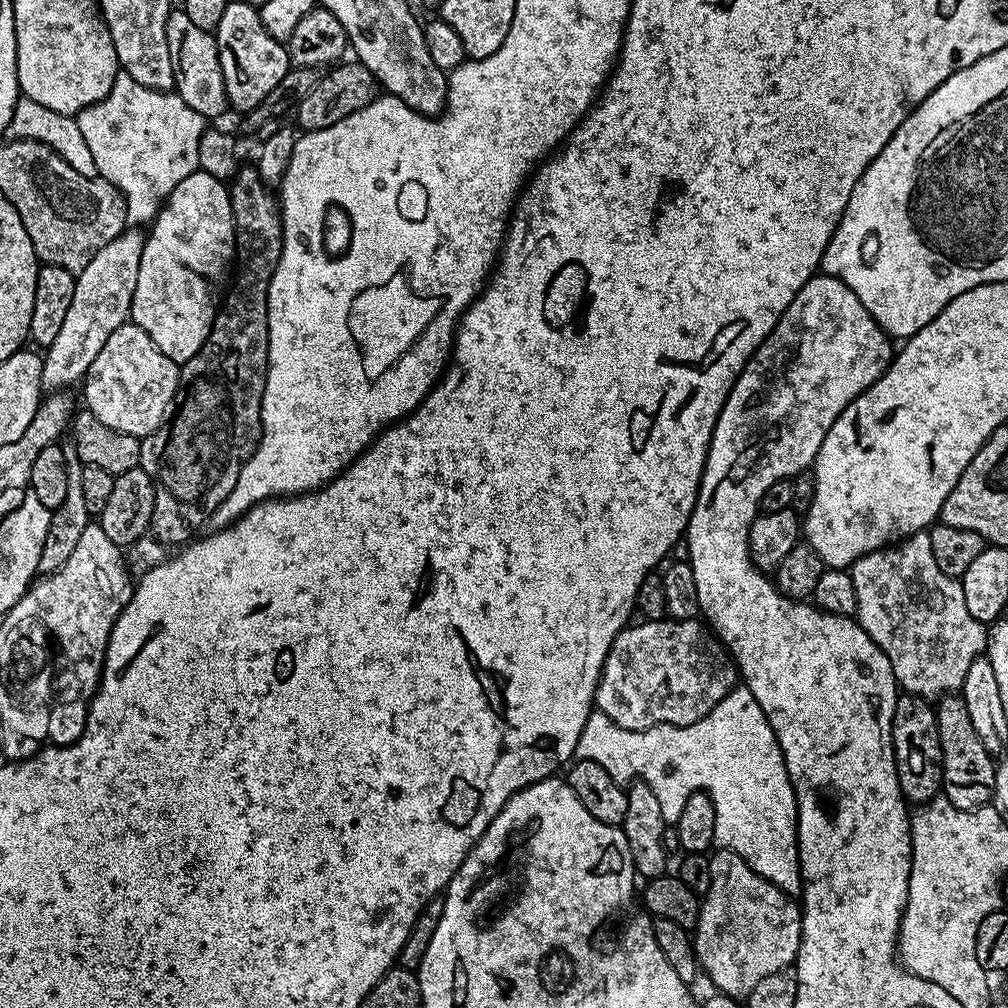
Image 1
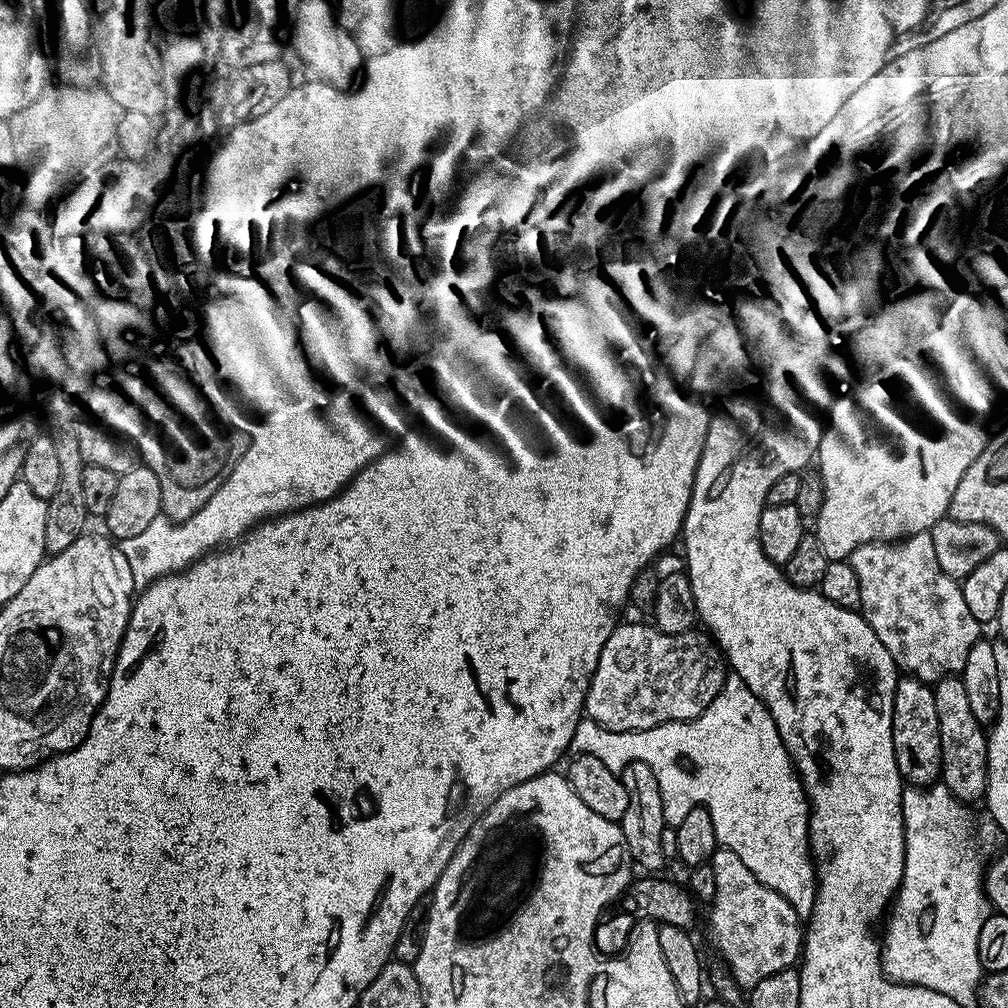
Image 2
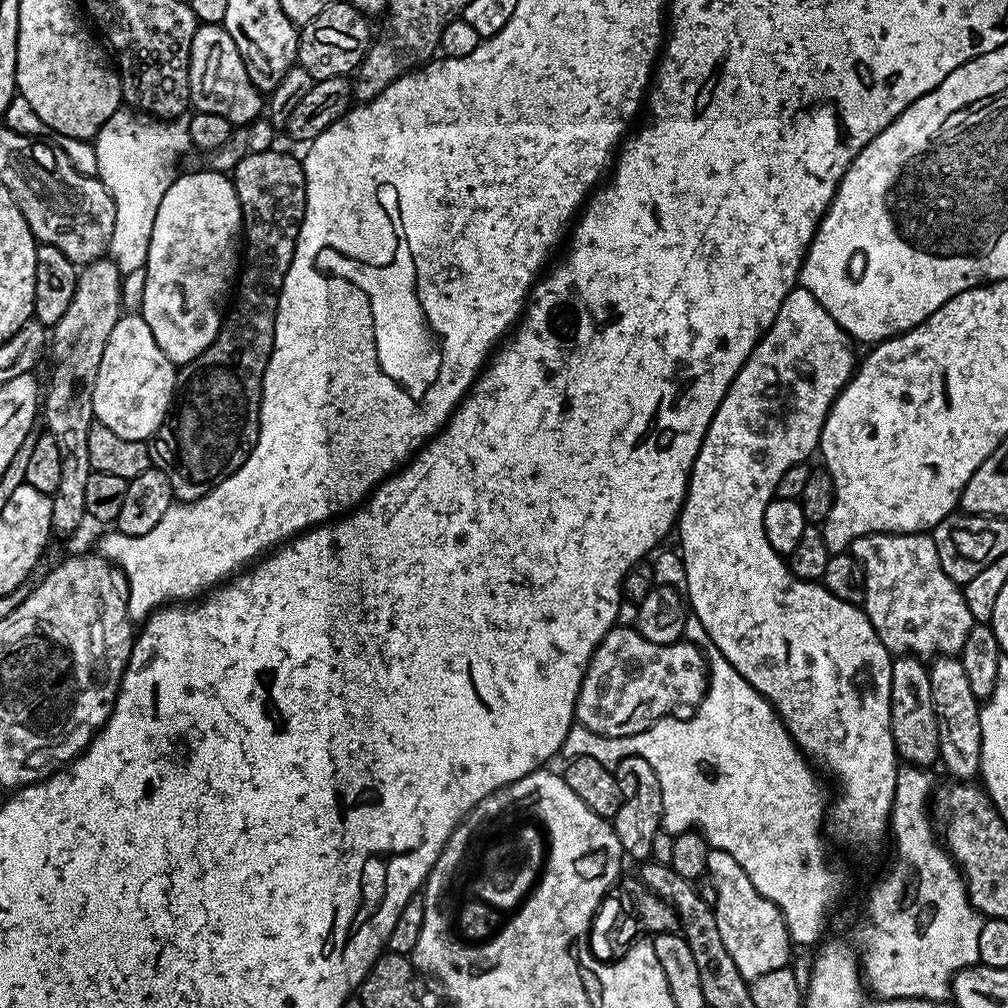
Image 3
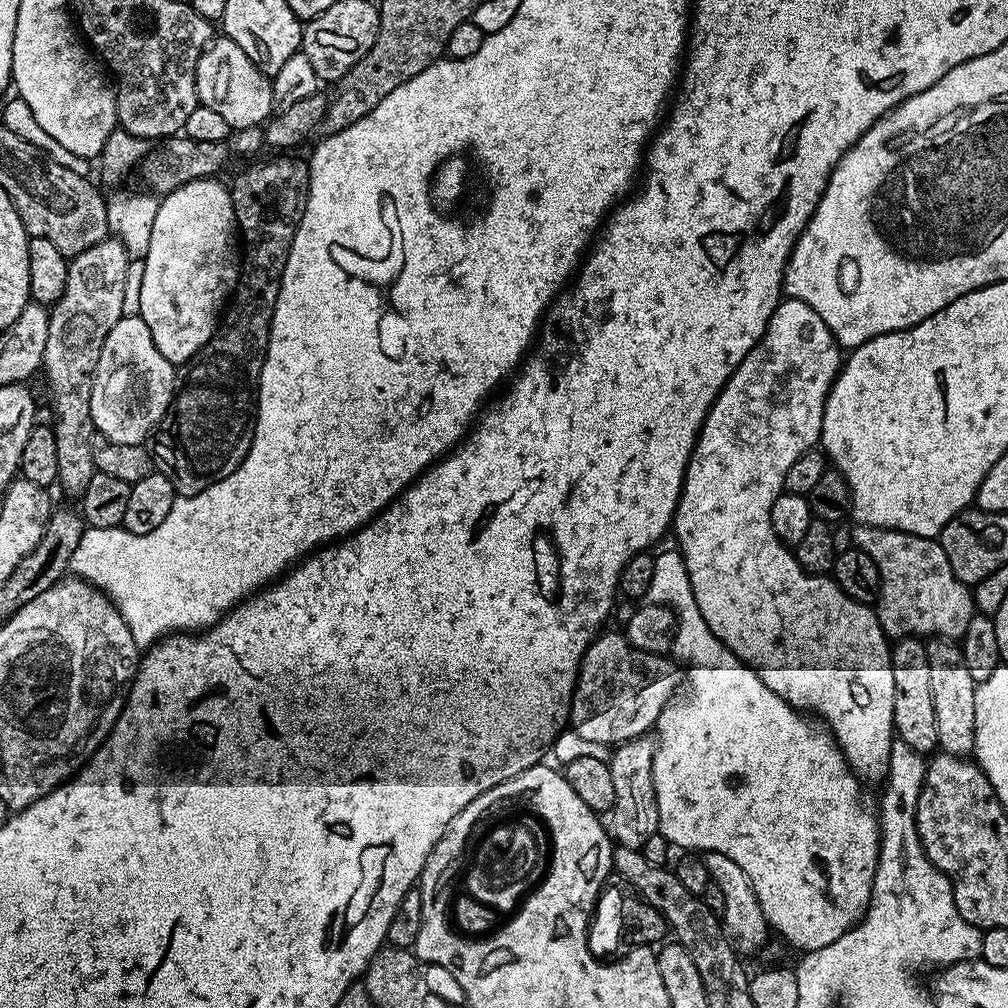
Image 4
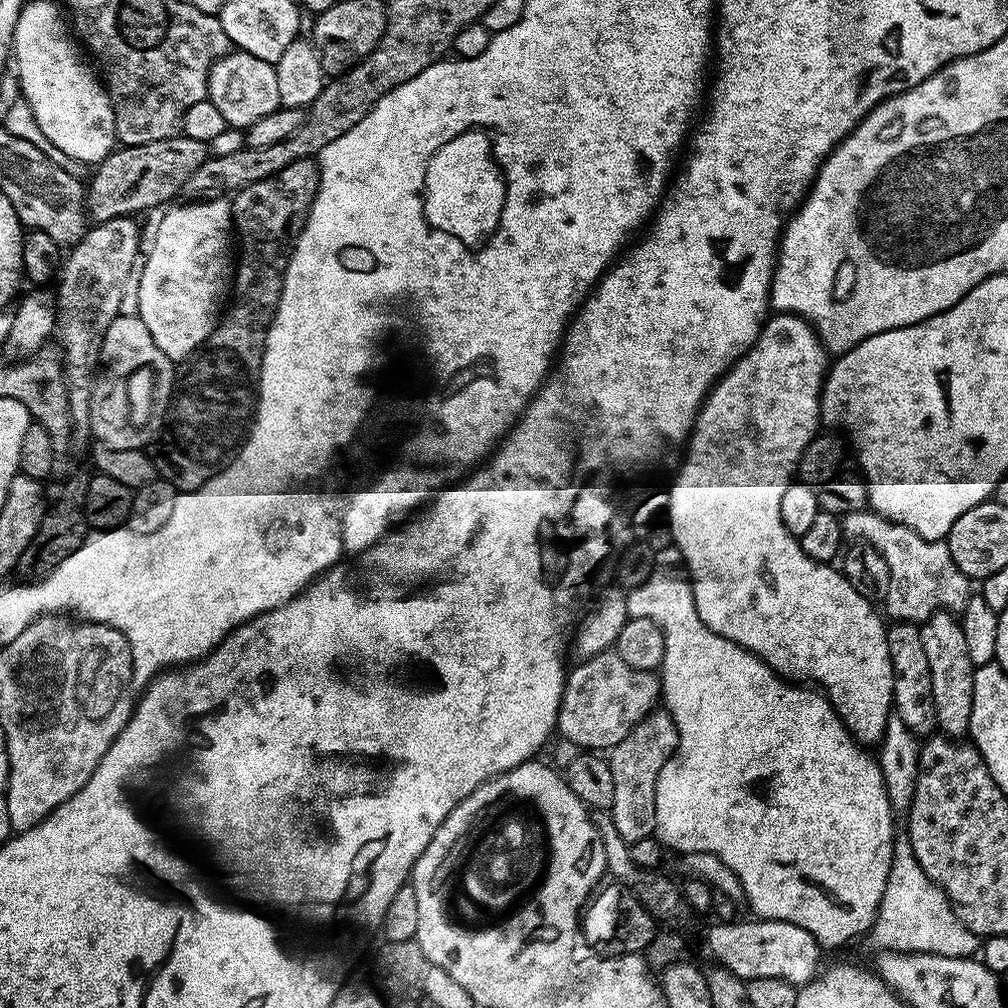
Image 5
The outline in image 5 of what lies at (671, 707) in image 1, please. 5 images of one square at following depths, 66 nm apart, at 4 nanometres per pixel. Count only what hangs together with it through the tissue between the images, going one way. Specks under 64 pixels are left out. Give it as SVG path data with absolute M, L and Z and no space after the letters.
M615 650L600 652L597 656L583 659L573 672L571 669L567 673L556 727L559 735L580 747L577 749L610 750L622 742L638 722L647 718L661 696L660 678L656 672L643 672L626 666Z

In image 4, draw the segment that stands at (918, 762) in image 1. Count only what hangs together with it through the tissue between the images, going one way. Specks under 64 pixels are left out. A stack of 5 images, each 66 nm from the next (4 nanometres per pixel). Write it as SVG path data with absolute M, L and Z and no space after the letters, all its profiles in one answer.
M901 636L891 645L894 670L894 718L895 735L910 750L932 754L938 748L938 722L934 719L934 697L930 695L930 662L928 645L919 636Z

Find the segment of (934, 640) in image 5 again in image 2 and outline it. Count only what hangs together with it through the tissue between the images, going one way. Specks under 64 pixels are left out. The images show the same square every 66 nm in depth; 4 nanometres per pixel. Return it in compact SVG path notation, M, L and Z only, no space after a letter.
M959 675L944 676L932 689L938 709L938 734L942 742L942 783L961 802L973 802L988 790L988 738L985 729L970 711L966 688Z

